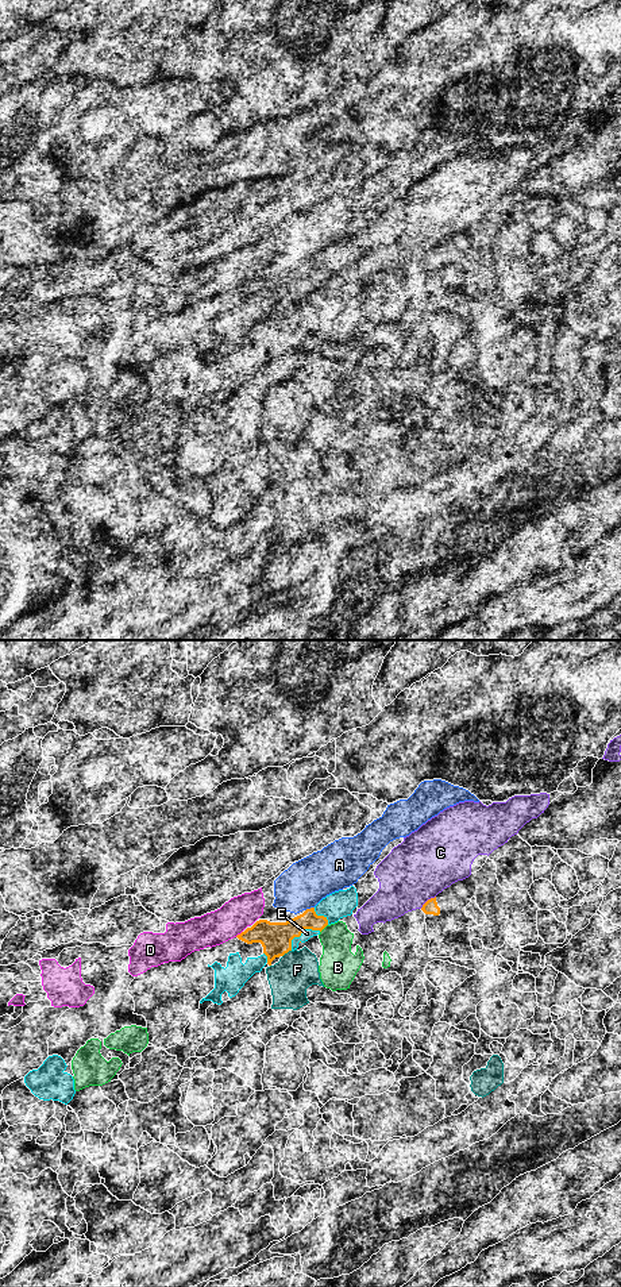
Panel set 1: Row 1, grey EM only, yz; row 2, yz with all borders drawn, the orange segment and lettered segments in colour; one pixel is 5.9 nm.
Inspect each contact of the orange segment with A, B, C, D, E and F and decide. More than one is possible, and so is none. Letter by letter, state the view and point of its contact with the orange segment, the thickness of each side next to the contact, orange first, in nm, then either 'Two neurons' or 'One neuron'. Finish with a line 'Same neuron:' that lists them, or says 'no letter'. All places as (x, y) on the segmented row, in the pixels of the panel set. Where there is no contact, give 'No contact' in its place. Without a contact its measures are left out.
A: Touches orange at yz (311, 908). Thickness 160 nm (orange) against 280 nm. Two neurons
B: Touches orange at yz (324, 927). Thickness 130 nm (orange) against 220 nm. Two neurons
C: Touches orange at yz (427, 901). Thickness 80 nm (orange) against 380 nm. Two neurons
D: Touches orange at yz (238, 935). Thickness 190 nm (orange) against 200 nm. Two neurons
E: Touches orange at yz (301, 932). Thickness 190 nm (orange) against 60 nm. One neuron
F: Touches orange at yz (286, 952). Thickness 190 nm (orange) against 240 nm. Two neurons
Same neuron: E

